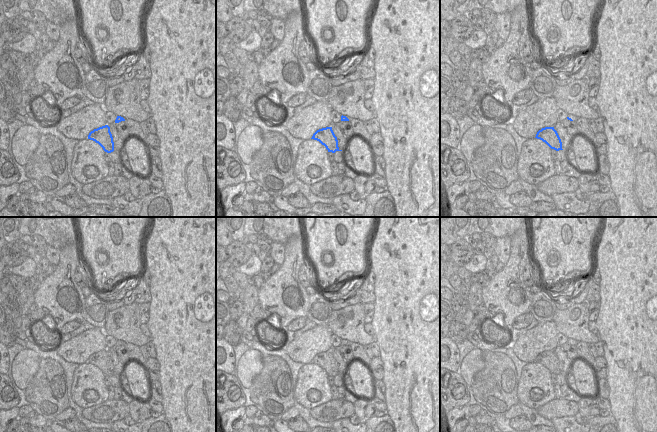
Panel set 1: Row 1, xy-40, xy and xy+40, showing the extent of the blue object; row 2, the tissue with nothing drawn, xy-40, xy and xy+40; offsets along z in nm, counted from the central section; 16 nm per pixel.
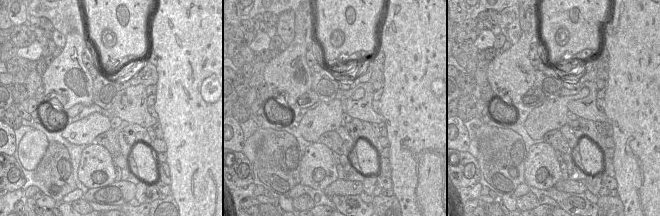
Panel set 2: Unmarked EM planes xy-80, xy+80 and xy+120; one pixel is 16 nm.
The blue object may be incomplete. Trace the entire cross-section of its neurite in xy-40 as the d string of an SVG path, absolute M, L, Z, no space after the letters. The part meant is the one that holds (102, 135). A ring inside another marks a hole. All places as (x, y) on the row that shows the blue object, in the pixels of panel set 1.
M108 125L99 127L91 131L88 135L88 139L98 143L107 153L111 153L114 151L113 137Z

